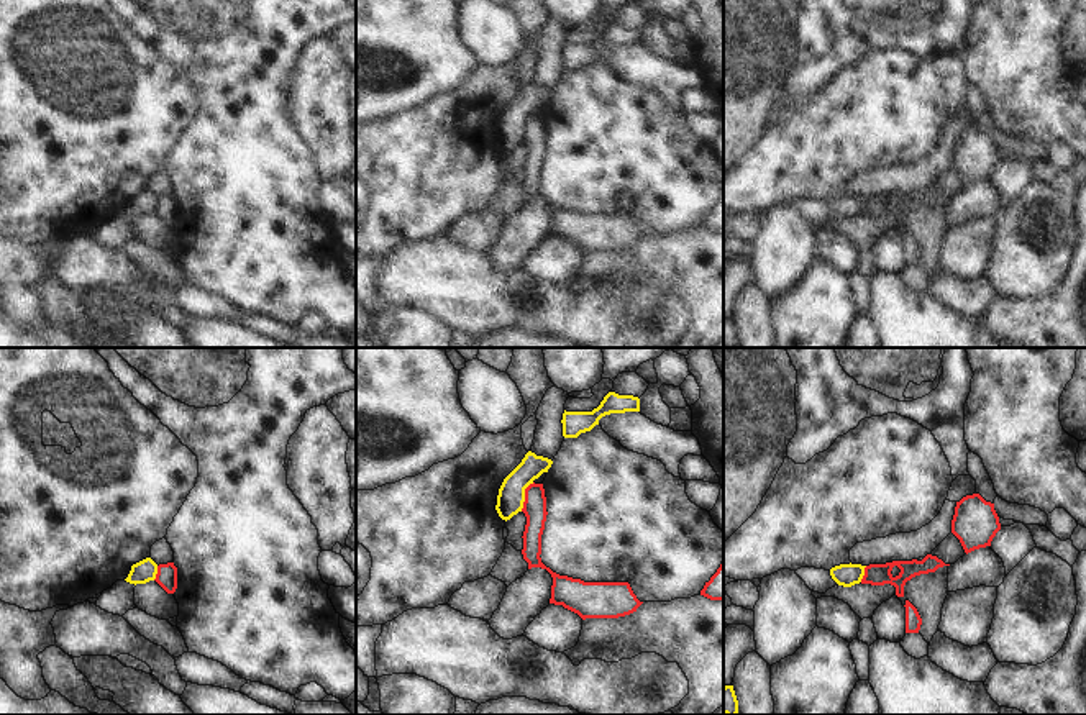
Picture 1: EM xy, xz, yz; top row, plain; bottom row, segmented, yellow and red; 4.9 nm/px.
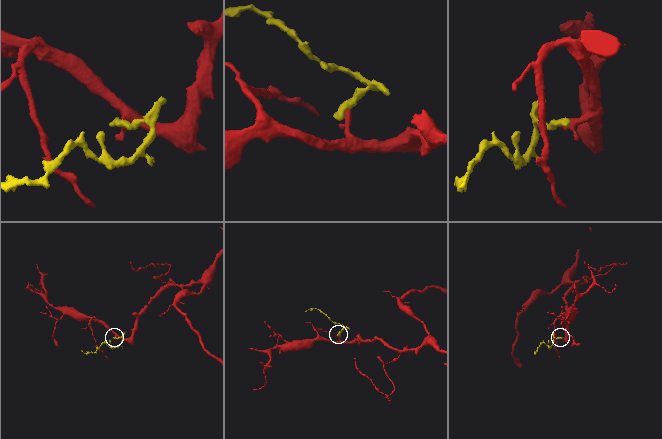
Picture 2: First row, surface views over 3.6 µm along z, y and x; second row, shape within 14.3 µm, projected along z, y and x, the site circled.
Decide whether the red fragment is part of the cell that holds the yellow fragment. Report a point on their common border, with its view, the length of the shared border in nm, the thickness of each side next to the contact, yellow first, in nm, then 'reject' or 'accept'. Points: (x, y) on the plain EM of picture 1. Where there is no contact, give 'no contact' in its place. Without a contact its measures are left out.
xz (524, 128) | 160 nm | 130/110 nm | reject

